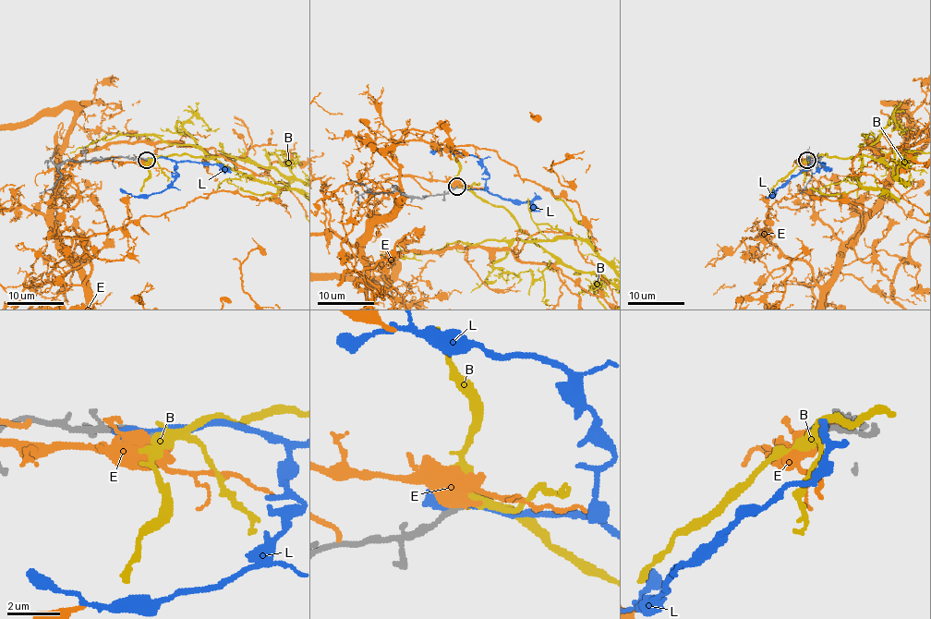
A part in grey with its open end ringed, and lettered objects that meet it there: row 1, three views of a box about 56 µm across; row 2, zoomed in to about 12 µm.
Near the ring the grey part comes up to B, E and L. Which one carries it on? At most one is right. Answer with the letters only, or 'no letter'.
B

